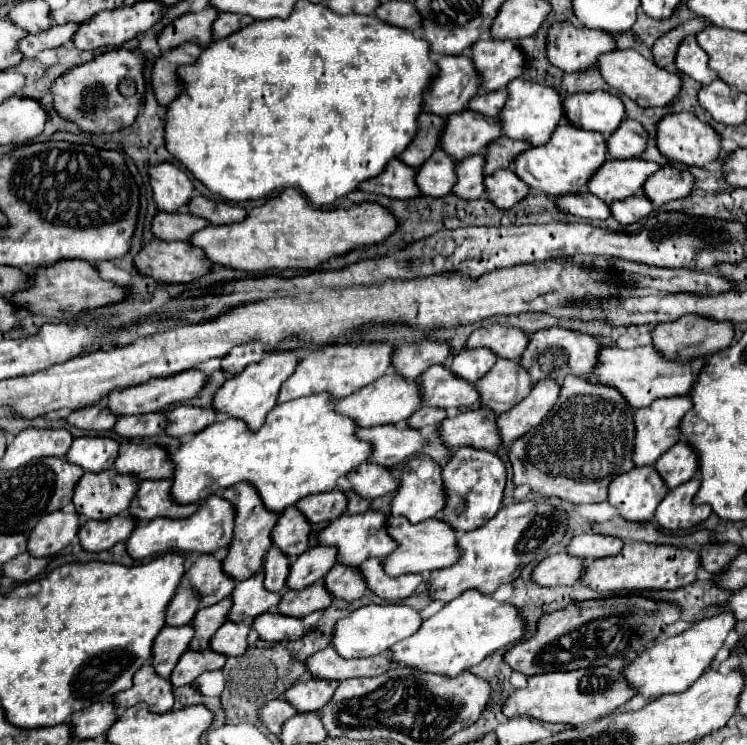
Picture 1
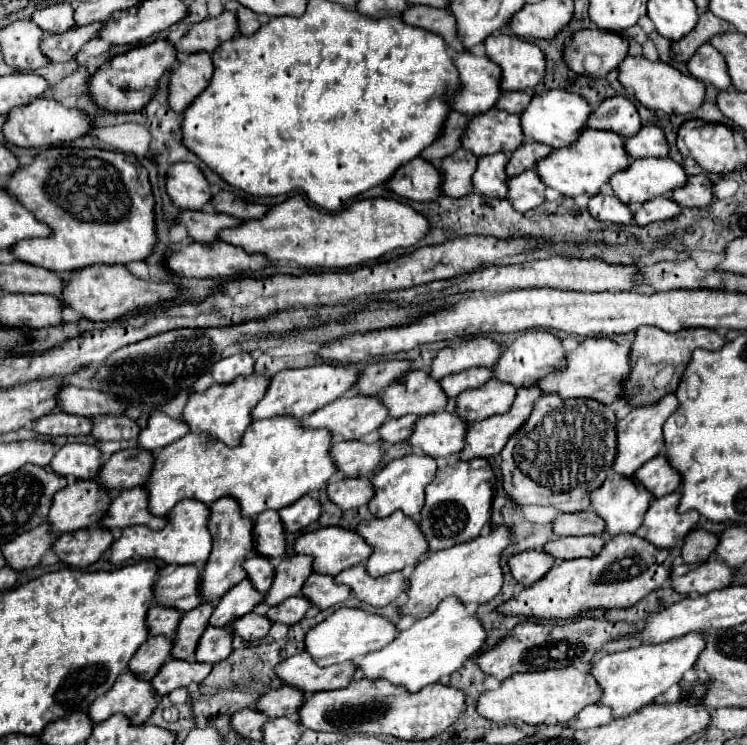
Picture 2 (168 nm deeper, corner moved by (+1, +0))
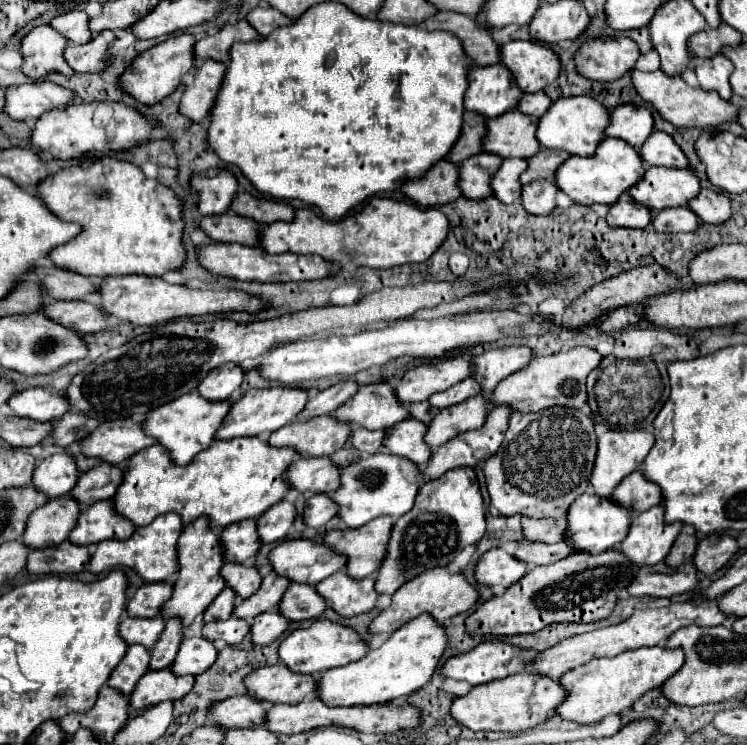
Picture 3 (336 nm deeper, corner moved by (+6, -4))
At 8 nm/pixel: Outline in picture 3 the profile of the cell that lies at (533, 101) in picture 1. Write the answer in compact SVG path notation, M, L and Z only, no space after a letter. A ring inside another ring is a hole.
M588 95L566 97L566 99L554 101L554 105L550 107L550 113L546 113L546 117L540 119L536 137L542 147L562 149L562 151L568 151L570 155L580 155L580 157L592 157L596 147L606 137L604 131L608 123L610 123L610 111L596 99Z

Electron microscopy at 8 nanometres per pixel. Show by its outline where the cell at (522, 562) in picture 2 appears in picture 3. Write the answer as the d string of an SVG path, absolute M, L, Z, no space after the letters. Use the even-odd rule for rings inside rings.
M490 549L478 559L474 577L478 585L510 587L514 581L518 581L518 577L522 577L522 573L526 573L526 569L526 563L518 561L504 549Z

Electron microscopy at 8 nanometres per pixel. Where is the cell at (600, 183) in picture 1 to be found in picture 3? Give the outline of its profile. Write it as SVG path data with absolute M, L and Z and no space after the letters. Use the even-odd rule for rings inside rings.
M650 167L646 169L646 177L630 189L630 195L642 203L650 205L654 211L662 211L666 207L682 207L688 205L700 193L700 179L692 169L666 169L666 167Z

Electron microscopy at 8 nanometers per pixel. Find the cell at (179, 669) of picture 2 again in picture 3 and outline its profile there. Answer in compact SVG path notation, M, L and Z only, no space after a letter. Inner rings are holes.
M170 669L146 671L128 701L132 709L140 711L142 707L150 707L166 699L176 701L178 697L184 697L192 689L192 685L194 685L192 675L176 677Z

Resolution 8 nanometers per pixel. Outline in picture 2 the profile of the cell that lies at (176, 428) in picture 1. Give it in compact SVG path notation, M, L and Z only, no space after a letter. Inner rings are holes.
M153 411L147 421L147 427L141 429L139 445L147 451L155 451L157 447L167 447L169 443L175 443L189 431L189 425L181 419L169 417L163 411Z

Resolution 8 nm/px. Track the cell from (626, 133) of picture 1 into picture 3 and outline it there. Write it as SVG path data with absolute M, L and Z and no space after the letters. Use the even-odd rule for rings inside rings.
M654 131L646 141L646 145L640 147L640 153L648 165L674 167L674 169L690 167L684 151L674 143L674 139L668 133L662 131Z

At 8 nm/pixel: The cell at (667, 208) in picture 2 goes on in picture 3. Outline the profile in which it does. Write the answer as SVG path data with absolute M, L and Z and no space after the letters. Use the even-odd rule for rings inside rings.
M662 209L658 217L654 217L654 229L662 233L676 233L676 231L696 231L700 225L698 215L692 209Z

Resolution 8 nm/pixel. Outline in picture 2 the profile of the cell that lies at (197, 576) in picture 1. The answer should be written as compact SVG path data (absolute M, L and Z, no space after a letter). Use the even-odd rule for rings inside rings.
M179 565L171 575L159 577L155 585L155 595L159 605L171 605L179 611L195 609L203 597L199 595L201 567L197 565Z

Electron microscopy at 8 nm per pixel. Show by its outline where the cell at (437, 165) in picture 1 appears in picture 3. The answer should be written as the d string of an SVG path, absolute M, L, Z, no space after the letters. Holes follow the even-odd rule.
M480 153L470 159L466 159L460 165L460 189L464 197L468 199L486 199L492 197L494 191L490 187L490 181L494 173L502 165L502 157L492 153Z

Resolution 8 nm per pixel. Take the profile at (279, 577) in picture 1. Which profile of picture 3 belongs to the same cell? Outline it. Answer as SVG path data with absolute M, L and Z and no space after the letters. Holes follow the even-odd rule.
M224 561L220 575L222 575L226 587L230 587L240 599L254 595L262 583L262 577L256 571L256 567L248 567L248 565L232 563L232 561Z

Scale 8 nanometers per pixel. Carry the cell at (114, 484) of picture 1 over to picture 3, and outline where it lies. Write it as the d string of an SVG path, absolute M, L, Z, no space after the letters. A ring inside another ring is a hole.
M56 497L46 505L36 509L24 531L24 545L28 549L42 549L50 545L58 545L68 537L68 531L76 525L80 515L80 505L74 497Z

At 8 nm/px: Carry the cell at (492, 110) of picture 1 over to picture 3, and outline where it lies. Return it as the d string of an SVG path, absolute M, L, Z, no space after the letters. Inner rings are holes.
M538 91L538 93L526 93L522 99L520 99L520 105L518 105L518 111L526 113L526 115L534 115L534 117L542 117L552 105L552 99L544 93L544 91Z

